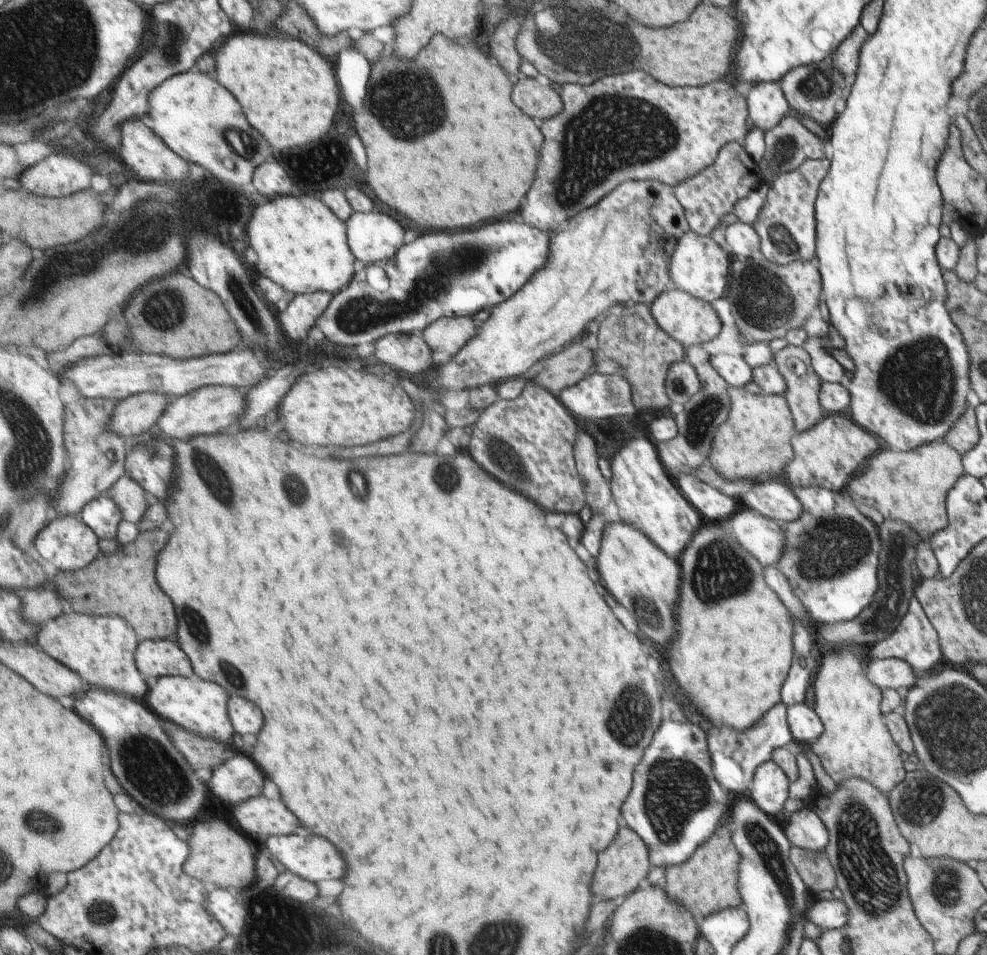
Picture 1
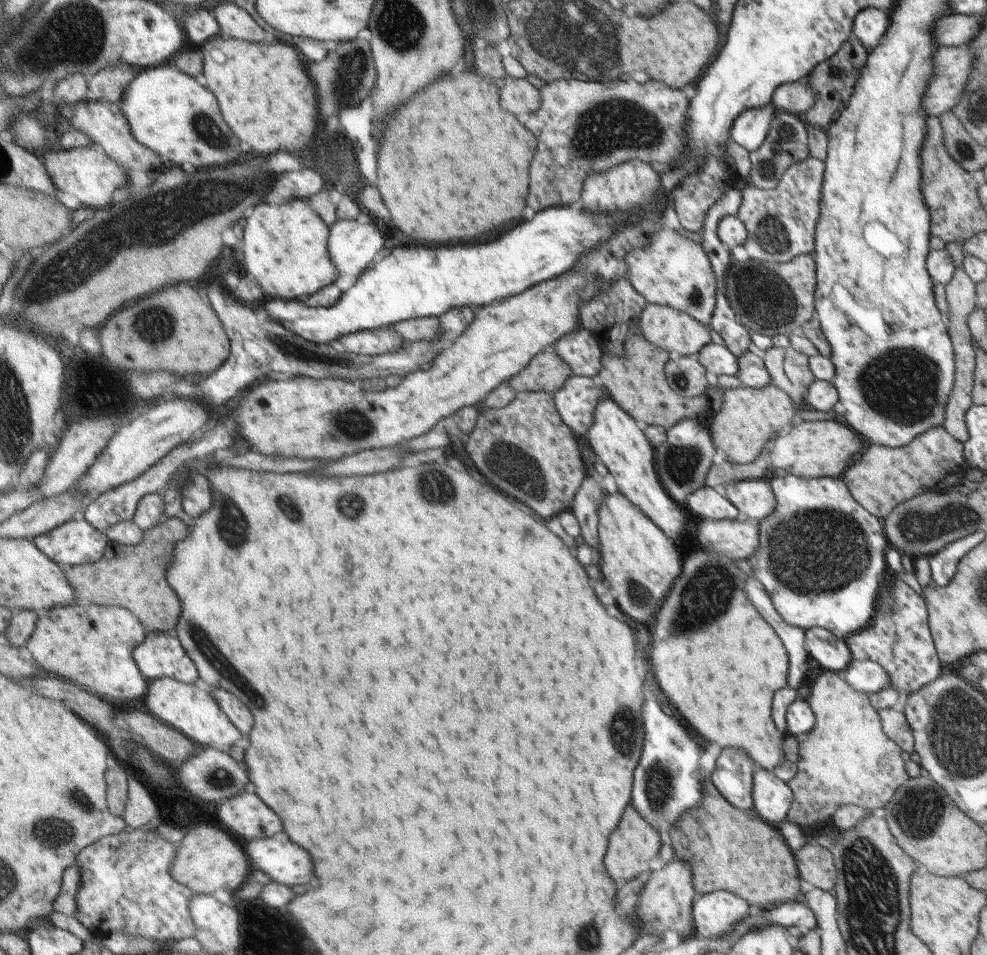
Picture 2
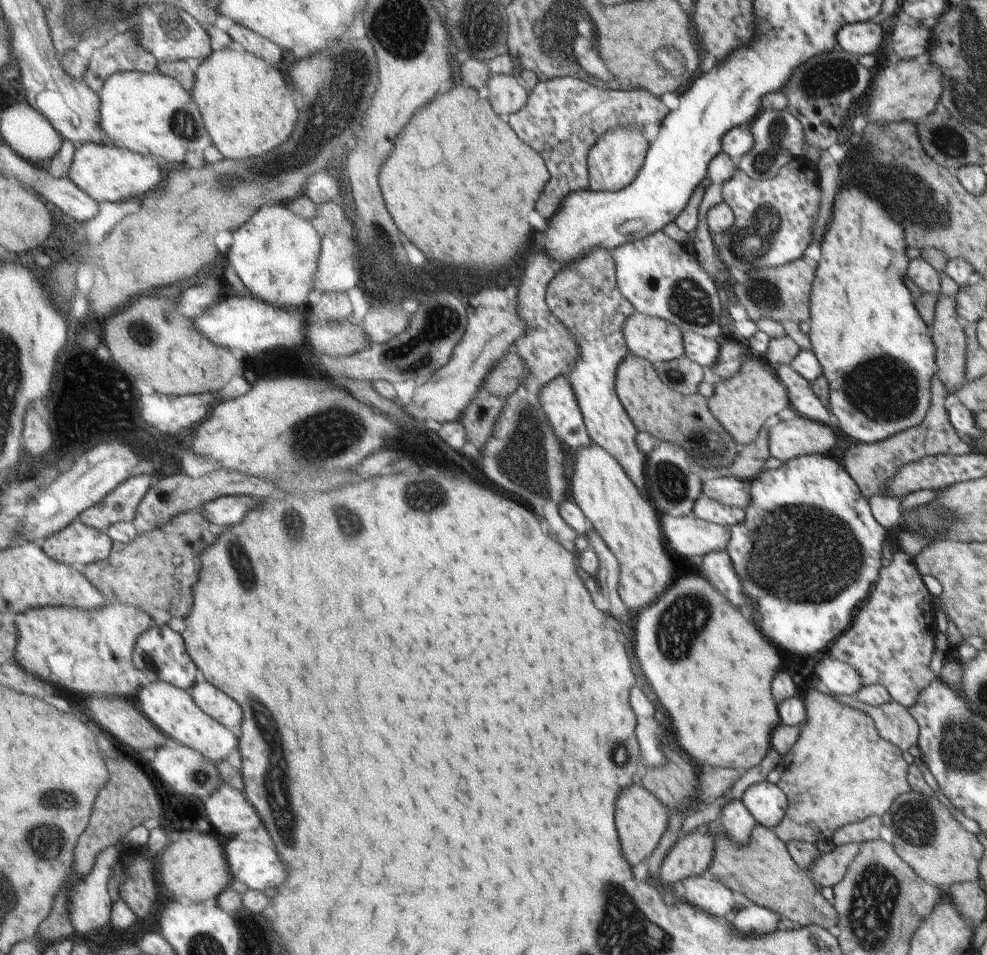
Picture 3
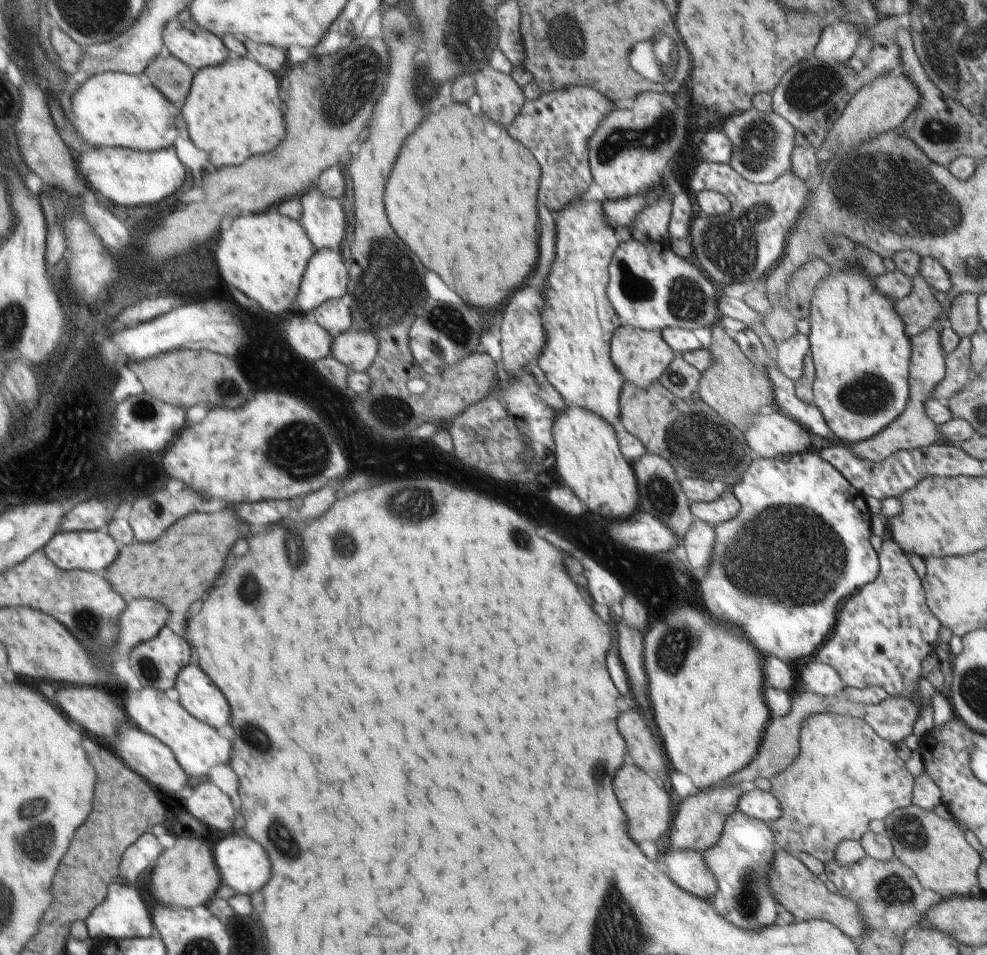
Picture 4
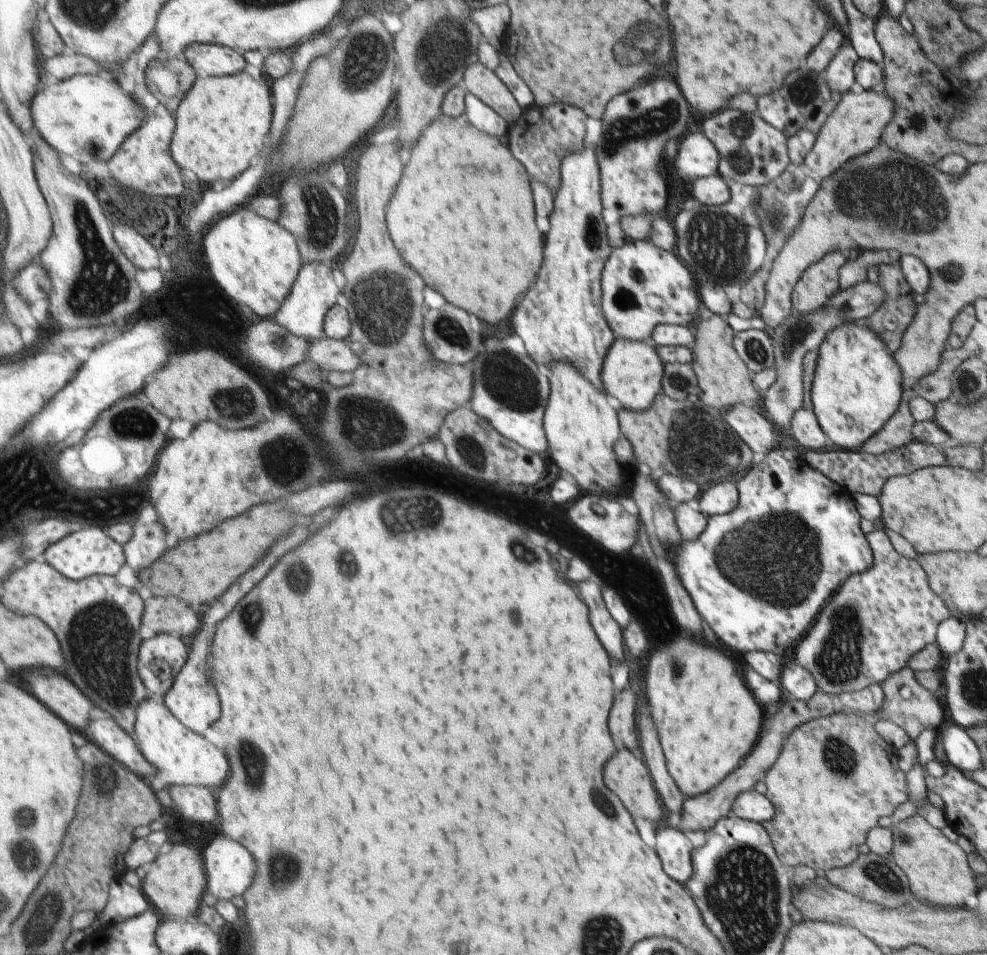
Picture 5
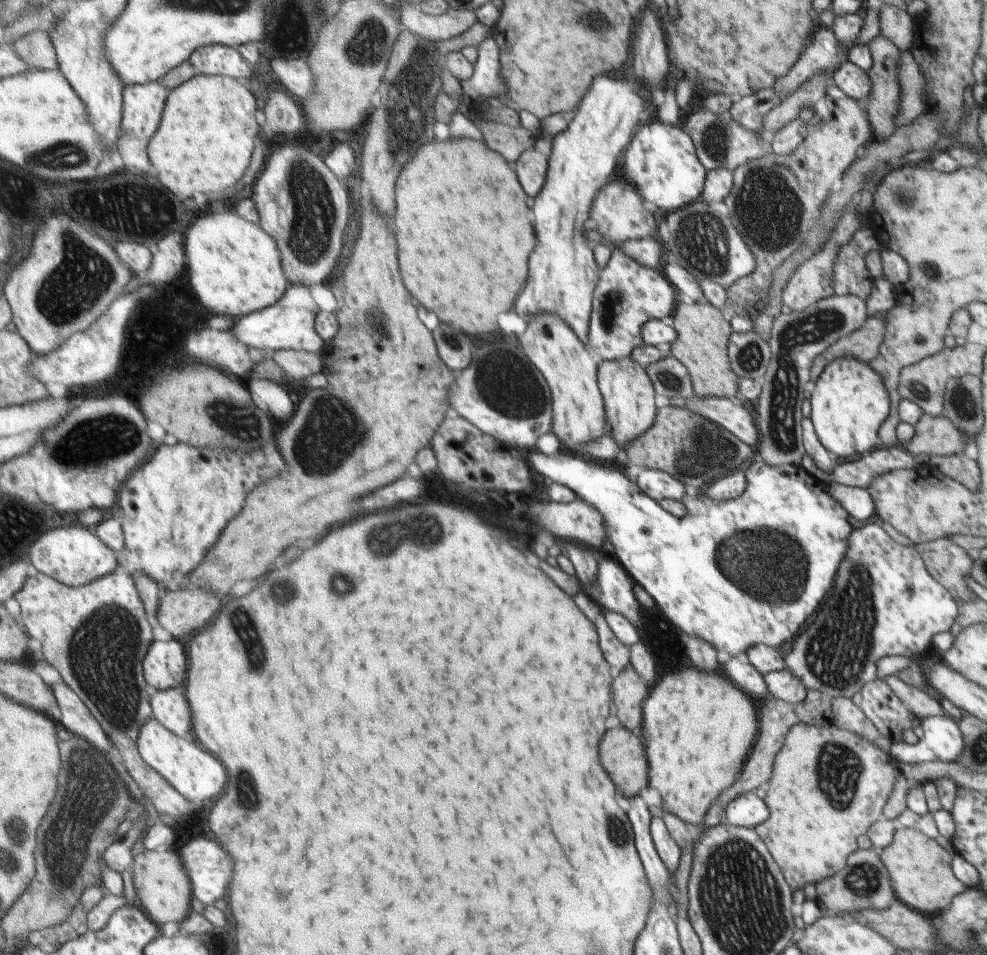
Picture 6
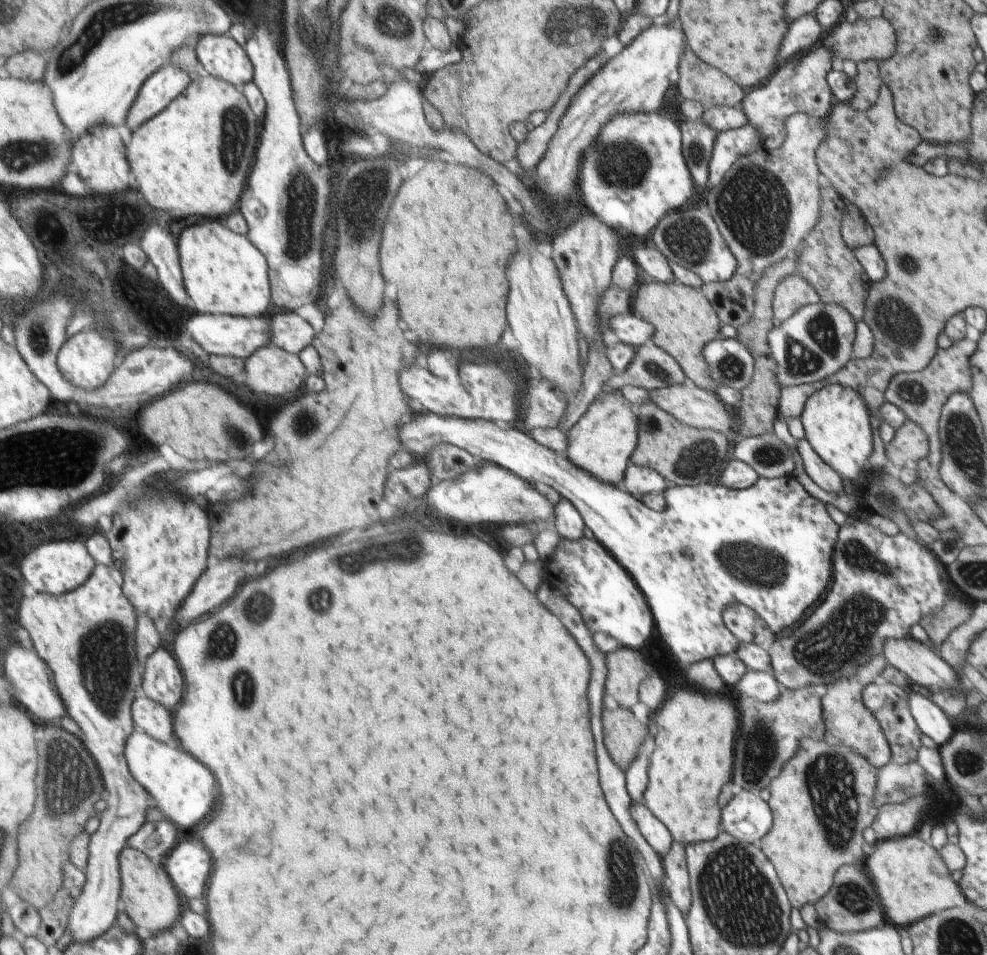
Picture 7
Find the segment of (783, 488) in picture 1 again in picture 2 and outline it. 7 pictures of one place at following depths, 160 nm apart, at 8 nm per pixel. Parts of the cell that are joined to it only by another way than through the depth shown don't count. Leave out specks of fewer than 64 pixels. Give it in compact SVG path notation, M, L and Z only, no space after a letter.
M764 478L735 481L725 484L724 488L724 497L747 518L759 521L771 514L775 508L775 498Z

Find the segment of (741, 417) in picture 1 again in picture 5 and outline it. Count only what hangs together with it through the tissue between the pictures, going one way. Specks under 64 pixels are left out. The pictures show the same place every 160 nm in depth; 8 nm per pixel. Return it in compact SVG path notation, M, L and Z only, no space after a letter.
M710 314L702 317L695 325L694 346L691 348L695 355L691 367L696 375L698 388L696 396L700 402L721 414L739 402L757 400L759 394L755 392L749 380L748 367L732 344L735 332L718 315Z

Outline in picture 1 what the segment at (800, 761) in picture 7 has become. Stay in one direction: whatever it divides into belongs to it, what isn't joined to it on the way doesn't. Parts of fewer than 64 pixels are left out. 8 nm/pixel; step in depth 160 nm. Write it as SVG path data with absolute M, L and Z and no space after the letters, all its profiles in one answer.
M840 644L830 646L821 652L820 668L816 670L813 680L815 691L814 712L823 722L824 732L818 740L809 746L824 772L835 783L841 780L865 780L877 788L877 792L886 795L895 785L903 781L901 754L890 738L885 724L881 722L879 700L883 700L883 692L879 692L873 684L869 684L864 669L869 660L868 647L859 644Z

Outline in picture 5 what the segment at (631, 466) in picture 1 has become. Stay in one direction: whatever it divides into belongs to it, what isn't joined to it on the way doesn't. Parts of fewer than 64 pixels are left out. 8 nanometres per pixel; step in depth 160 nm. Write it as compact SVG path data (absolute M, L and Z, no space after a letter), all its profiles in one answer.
M583 144L563 159L562 185L551 215L553 228L545 234L544 263L537 282L513 312L511 324L525 342L533 361L544 366L557 360L572 362L589 384L597 390L603 389L601 392L605 394L600 372L615 336L600 305L599 272L611 248L601 220L599 175L595 145L589 150Z

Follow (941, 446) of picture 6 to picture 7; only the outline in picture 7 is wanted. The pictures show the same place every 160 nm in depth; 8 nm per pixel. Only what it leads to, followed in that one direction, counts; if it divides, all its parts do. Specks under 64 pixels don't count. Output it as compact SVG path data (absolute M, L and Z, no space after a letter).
M907 420L895 429L893 438L884 444L885 456L895 466L914 465L928 453L928 440L920 425Z

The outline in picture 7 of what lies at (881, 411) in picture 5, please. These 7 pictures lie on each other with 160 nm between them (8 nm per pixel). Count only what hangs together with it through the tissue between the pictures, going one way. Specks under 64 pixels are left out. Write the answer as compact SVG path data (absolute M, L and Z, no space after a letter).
M839 383L825 384L807 397L800 414L804 437L840 478L855 480L871 454L871 426L867 414L867 401L851 387Z

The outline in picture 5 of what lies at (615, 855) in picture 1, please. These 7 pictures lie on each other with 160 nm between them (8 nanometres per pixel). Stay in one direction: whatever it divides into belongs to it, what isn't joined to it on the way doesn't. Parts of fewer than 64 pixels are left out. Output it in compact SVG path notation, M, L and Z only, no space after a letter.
M629 749L613 754L613 760L605 764L605 784L623 802L631 818L641 818L651 824L659 824L663 818L663 806L657 800L647 768Z

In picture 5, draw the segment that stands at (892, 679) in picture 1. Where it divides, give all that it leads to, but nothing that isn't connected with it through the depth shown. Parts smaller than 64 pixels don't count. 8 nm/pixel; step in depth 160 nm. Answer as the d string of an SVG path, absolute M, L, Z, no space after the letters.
M783 661L776 682L782 684L782 691L791 699L808 699L818 689L810 672L795 661Z

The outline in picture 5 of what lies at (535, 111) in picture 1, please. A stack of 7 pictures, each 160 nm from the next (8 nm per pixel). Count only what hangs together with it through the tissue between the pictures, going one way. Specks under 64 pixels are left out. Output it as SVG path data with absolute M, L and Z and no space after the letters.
M469 64L462 85L510 126L524 111L509 87L485 64Z

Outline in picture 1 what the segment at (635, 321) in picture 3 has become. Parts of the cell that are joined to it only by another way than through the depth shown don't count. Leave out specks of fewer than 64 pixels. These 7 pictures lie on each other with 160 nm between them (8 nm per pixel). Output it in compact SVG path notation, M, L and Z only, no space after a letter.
M668 287L661 292L661 296L657 296L657 299L653 300L647 308L656 324L673 340L683 344L686 351L689 347L696 347L712 340L721 330L722 322L707 302L697 300L696 297L689 296L687 292L681 292L673 287Z

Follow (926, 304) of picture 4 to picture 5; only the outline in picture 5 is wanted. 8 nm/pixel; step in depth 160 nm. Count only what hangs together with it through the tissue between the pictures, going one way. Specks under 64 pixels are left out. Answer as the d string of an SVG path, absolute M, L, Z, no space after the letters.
M879 264L877 284L886 292L886 301L863 321L873 332L876 332L886 344L888 351L894 353L899 349L907 325L912 321L917 307L913 302L914 292L906 283L899 266Z

